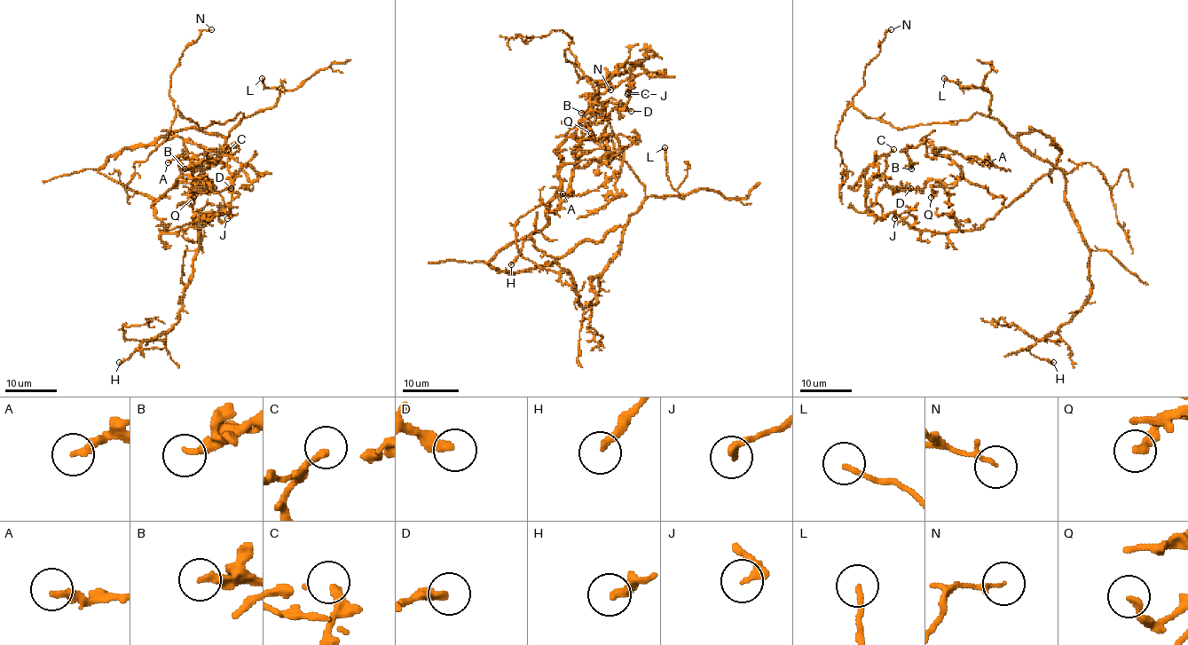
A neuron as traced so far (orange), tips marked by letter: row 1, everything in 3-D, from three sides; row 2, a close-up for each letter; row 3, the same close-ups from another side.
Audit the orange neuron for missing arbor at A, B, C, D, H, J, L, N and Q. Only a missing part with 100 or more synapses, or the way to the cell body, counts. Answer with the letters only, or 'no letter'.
no letter

